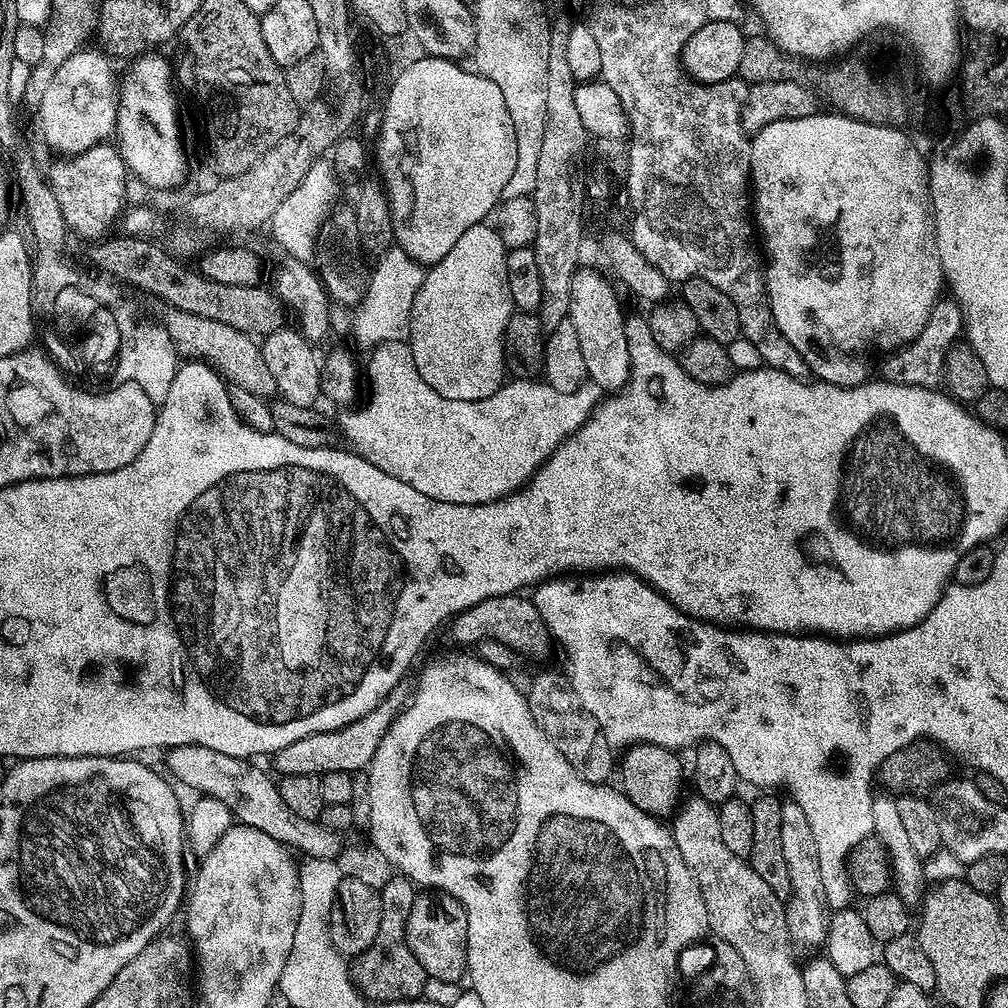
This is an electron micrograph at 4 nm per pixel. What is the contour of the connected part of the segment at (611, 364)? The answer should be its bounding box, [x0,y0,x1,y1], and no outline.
[568,266,632,394]

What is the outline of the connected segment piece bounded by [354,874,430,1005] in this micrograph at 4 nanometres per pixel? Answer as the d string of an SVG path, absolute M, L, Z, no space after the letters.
M392 874L392 877L378 888L380 894L380 921L378 922L378 934L372 945L362 955L354 960L354 983L361 993L369 1001L379 1002L381 1005L386 1002L398 1002L399 1000L418 1000L425 995L424 987L430 984L430 978L426 970L422 970L422 962L414 958L414 954L408 945L406 934L406 922L410 918L410 906L414 906L418 895L417 885L413 884L406 876Z

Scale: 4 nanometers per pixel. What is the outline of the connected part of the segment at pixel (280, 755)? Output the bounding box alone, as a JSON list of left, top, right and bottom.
[274,678,414,777]

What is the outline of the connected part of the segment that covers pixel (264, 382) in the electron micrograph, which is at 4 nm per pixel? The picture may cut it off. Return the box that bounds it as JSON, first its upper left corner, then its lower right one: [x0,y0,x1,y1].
[166,310,277,398]

